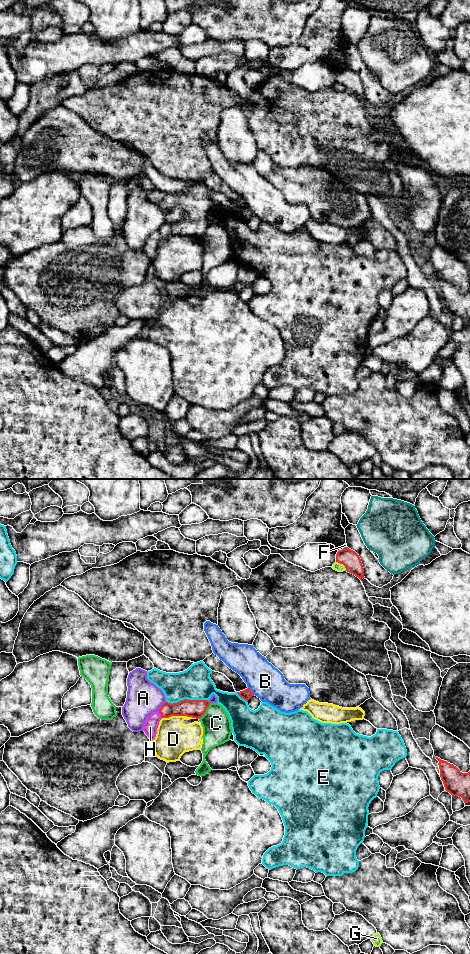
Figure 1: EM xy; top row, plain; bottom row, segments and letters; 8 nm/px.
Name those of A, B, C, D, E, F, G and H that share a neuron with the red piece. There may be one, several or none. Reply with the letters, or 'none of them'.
none of them

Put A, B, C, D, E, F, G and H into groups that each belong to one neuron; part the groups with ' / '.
A / B / C / D / E / F / G / H

